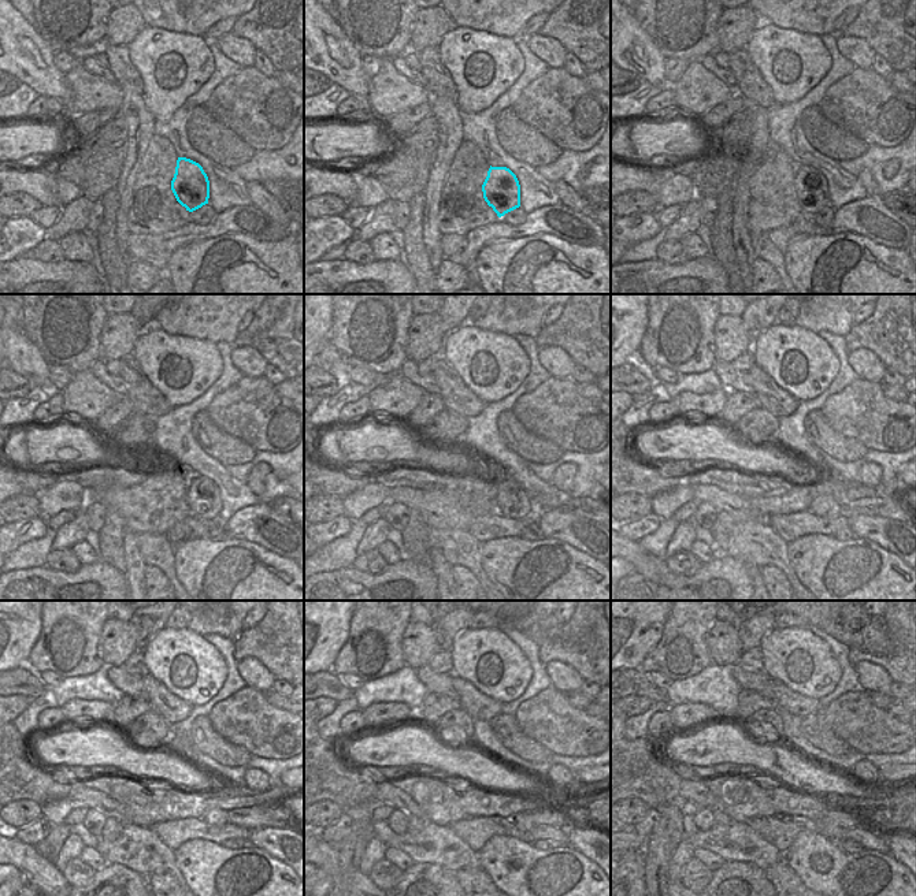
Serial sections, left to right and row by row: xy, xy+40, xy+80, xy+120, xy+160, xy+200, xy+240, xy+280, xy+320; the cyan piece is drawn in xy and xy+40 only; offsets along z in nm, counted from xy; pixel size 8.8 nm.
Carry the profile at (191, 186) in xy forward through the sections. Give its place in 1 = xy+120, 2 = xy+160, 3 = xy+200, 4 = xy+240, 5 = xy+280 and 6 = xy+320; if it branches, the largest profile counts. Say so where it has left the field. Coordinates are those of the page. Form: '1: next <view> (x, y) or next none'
1: next xy+120 (203, 497)
2: next xy+160 (512, 501)
3: next xy+200 (824, 506)
4: next xy+240 (215, 817)
5: next xy+280 (523, 821)
6: next xy+320 (826, 826)

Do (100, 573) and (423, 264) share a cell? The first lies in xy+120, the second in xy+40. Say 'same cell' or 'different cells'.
different cells

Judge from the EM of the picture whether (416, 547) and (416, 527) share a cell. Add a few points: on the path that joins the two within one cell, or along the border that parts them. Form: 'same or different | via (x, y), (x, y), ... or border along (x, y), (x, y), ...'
same | via (416, 542), (416, 532)

